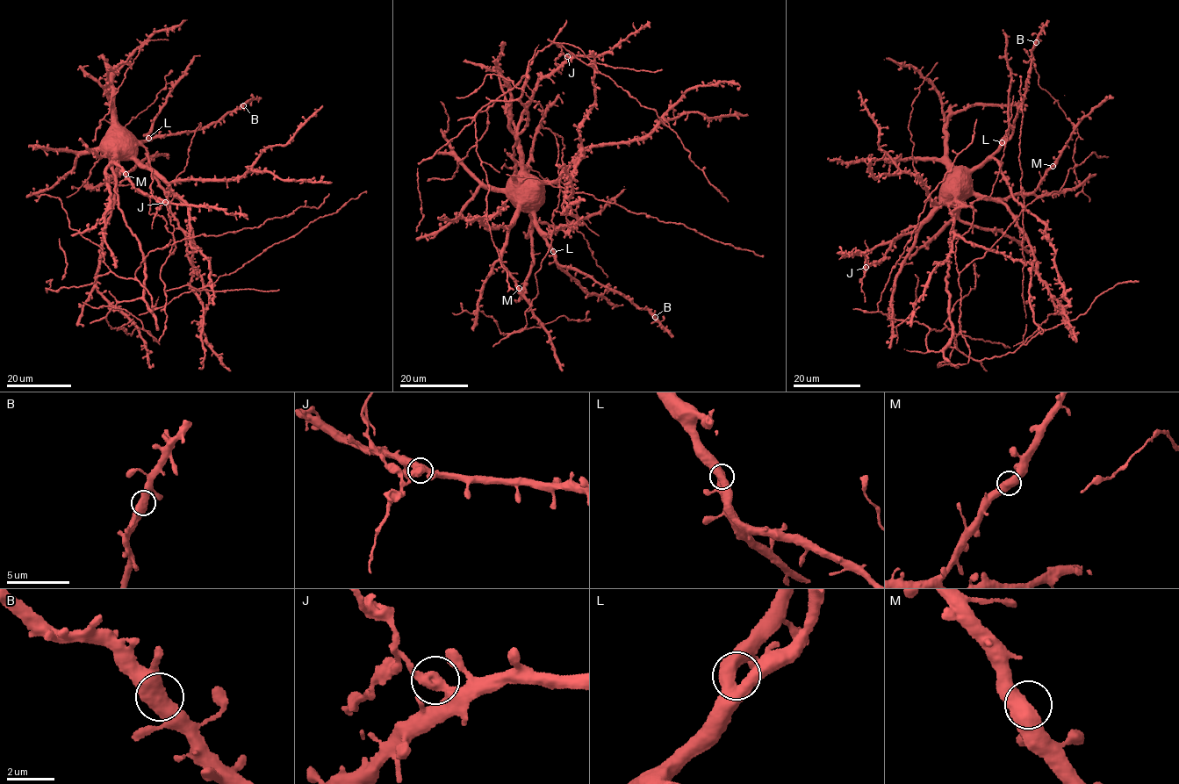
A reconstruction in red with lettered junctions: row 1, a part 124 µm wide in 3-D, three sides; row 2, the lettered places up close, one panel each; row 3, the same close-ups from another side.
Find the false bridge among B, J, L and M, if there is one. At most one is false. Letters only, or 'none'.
J

